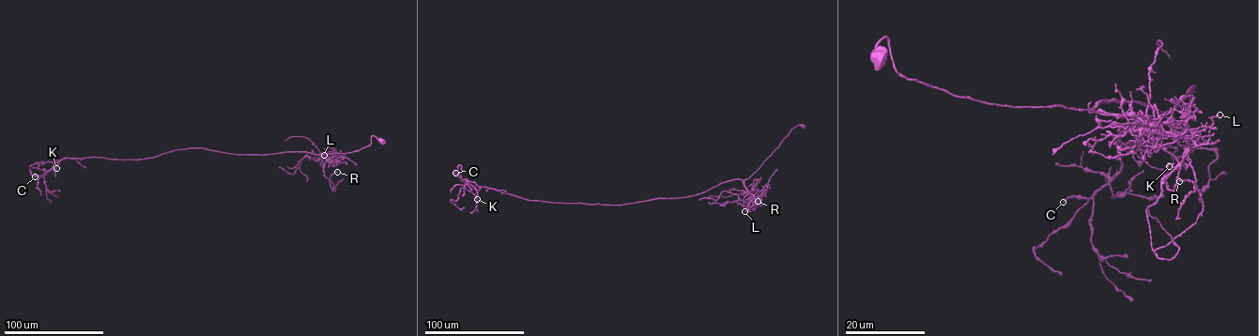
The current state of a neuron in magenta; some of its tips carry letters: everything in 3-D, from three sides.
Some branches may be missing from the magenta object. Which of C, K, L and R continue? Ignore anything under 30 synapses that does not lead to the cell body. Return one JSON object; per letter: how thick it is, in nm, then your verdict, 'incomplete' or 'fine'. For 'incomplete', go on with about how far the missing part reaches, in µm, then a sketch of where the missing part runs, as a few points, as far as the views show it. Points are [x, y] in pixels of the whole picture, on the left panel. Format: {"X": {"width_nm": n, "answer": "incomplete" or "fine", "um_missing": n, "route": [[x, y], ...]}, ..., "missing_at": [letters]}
{"C": {"width_nm": 170, "answer": "fine"}, "K": {"width_nm": 200, "answer": "fine"}, "L": {"width_nm": 240, "answer": "fine"}, "R": {"width_nm": 150, "answer": "fine"}, "missing_at": []}

